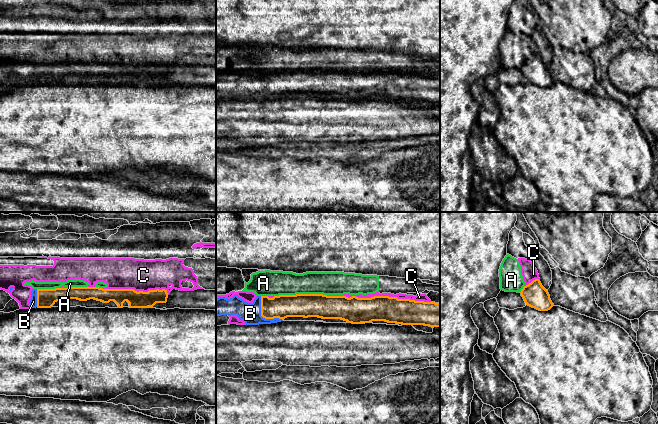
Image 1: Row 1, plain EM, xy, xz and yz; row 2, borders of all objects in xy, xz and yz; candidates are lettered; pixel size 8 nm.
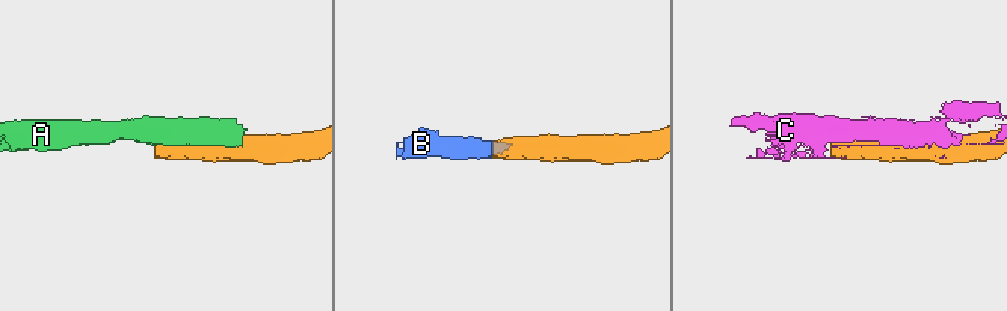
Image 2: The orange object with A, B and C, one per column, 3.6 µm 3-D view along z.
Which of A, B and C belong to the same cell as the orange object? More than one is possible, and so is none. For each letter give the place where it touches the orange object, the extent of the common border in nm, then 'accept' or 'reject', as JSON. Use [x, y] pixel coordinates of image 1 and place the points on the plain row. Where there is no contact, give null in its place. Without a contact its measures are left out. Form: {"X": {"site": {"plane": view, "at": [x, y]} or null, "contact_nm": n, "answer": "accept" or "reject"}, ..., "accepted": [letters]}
{"A": {"site": {"plane": "xz", "at": [300, 70]}, "contact_nm": 420, "answer": "reject"}, "B": {"site": {"plane": "xz", "at": [262, 92]}, "contact_nm": 260, "answer": "accept"}, "C": {"site": {"plane": "xz", "at": [378, 72]}, "contact_nm": 850, "answer": "reject"}, "accepted": ["B"]}

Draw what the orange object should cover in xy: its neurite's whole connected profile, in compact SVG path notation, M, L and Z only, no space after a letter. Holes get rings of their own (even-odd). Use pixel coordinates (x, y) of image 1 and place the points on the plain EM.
M68 63L55 65L32 65L29 80L33 84L51 84L57 77L65 77L66 75L77 75L87 77L94 75L103 79L114 77L118 84L123 84L123 79L127 77L129 84L148 84L153 83L156 79L166 79L168 74L167 66L156 65L148 68L135 67L134 65L103 65L99 63Z

